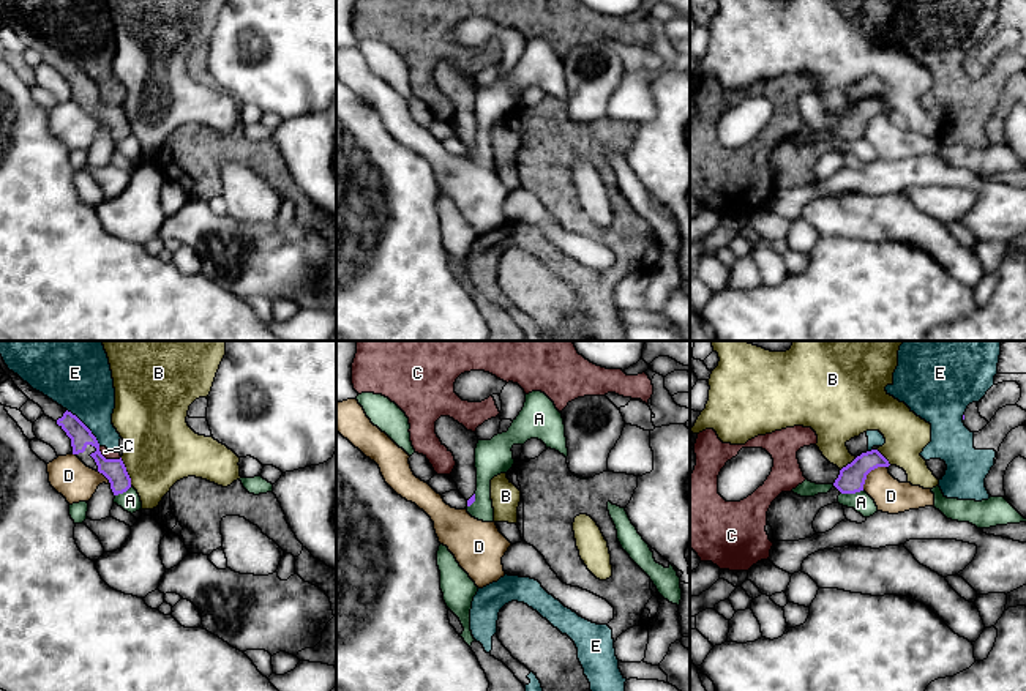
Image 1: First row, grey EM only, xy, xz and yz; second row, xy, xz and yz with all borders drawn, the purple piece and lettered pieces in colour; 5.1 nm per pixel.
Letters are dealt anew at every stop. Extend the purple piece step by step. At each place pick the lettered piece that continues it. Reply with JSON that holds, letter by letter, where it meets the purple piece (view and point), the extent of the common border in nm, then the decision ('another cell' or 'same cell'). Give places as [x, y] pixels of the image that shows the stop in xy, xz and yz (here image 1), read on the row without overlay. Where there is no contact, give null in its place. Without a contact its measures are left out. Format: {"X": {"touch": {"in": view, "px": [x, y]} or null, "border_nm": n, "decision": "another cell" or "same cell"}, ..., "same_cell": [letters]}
{"A": {"touch": {"in": "yz", "px": [851, 139]}, "border_nm": 120, "decision": "another cell"}, "B": {"touch": {"in": "xy", "px": [127, 119]}, "border_nm": 160, "decision": "another cell"}, "C": {"touch": {"in": "xy", "px": [108, 106]}, "border_nm": 130, "decision": "another cell"}, "D": {"touch": {"in": "yz", "px": [868, 119]}, "border_nm": 180, "decision": "another cell"}, "E": {"touch": {"in": "xy", "px": [86, 73]}, "border_nm": 260, "decision": "another cell"}, "same_cell": []}

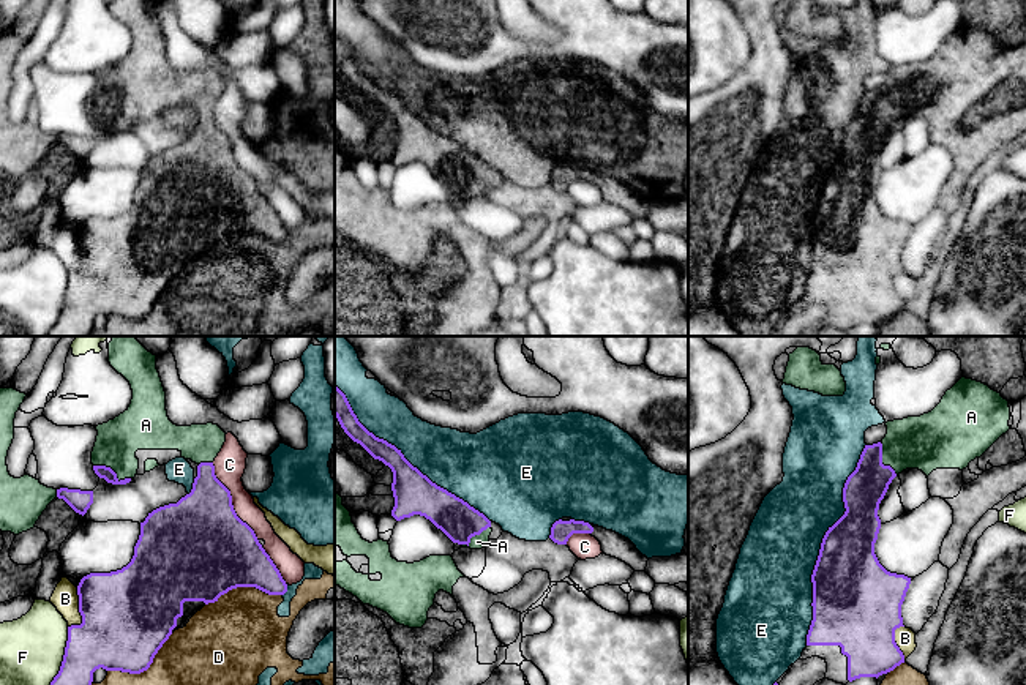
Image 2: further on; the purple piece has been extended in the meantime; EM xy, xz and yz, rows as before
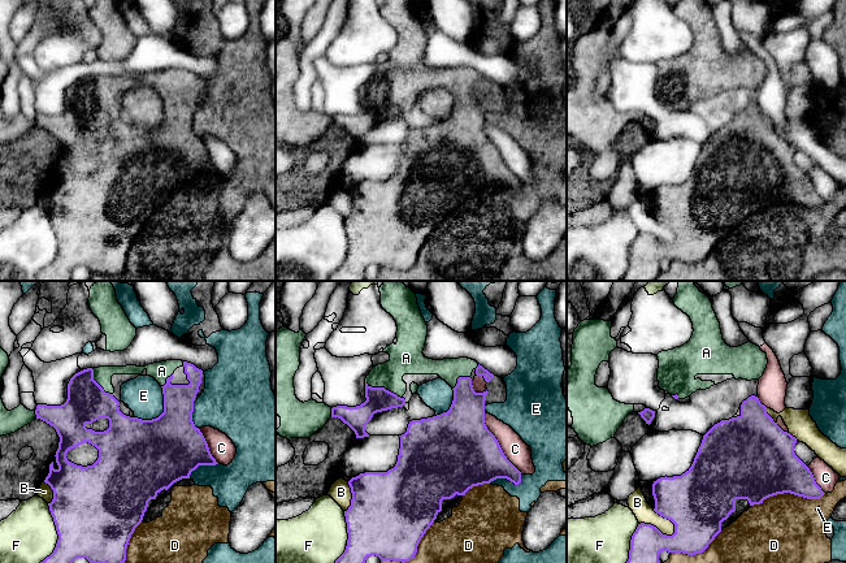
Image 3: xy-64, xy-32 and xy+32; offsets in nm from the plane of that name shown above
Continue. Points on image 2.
{"A": {"touch": {"in": "xy", "px": [112, 117]}, "border_nm": 200, "decision": "same cell"}, "B": {"touch": {"in": "xy", "px": [79, 258]}, "border_nm": 220, "decision": "another cell"}, "C": {"touch": {"in": "xy", "px": [231, 149]}, "border_nm": 460, "decision": "another cell"}, "D": {"touch": {"in": "xy", "px": [243, 232]}, "border_nm": 400, "decision": "another cell"}, "E": {"touch": {"in": "yz", "px": [821, 191]}, "border_nm": 1050, "decision": "another cell"}, "F": {"touch": {"in": "xy", "px": [63, 305]}, "border_nm": 340, "decision": "another cell"}, "same_cell": ["A"]}

